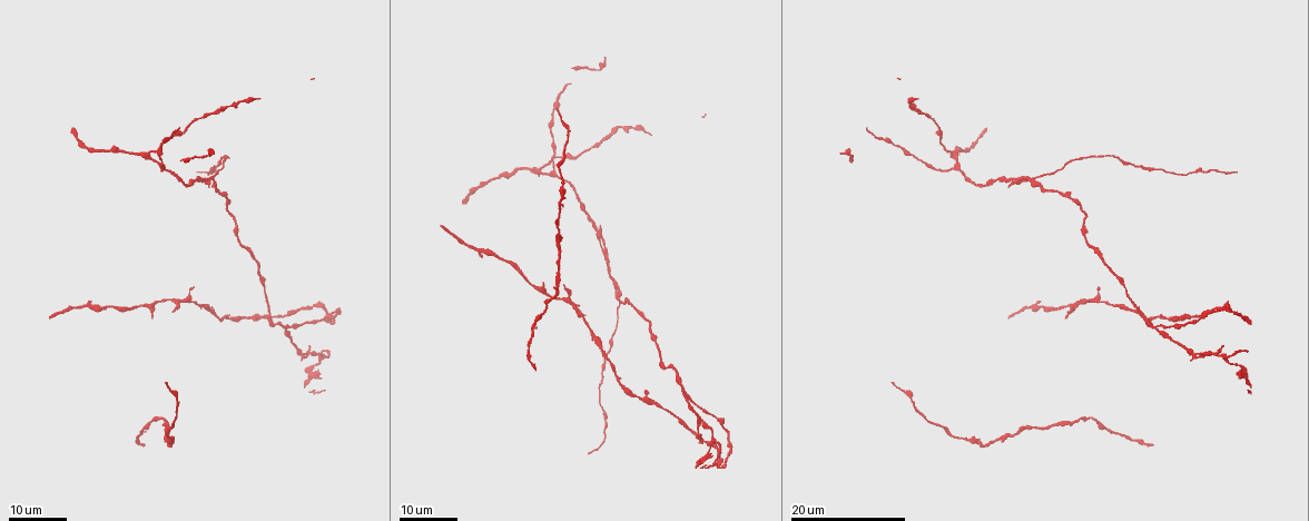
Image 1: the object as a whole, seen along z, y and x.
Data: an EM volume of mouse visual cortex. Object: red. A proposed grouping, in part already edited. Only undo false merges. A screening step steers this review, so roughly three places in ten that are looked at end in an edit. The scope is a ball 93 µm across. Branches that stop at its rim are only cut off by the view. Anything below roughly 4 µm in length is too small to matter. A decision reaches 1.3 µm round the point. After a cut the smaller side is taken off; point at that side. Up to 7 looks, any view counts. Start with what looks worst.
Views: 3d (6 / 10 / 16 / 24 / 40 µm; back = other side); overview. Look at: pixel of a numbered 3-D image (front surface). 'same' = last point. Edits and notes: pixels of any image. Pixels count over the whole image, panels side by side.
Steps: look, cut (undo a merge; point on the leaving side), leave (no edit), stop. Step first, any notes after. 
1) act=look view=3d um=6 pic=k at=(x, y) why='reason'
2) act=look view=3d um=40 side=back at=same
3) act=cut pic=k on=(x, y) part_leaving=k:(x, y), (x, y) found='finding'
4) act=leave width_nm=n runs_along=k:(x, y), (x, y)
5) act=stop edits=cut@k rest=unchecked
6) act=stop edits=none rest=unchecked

act=look view=3d um=24 pic=1 at=(956, 167) why='looks like a crossing'

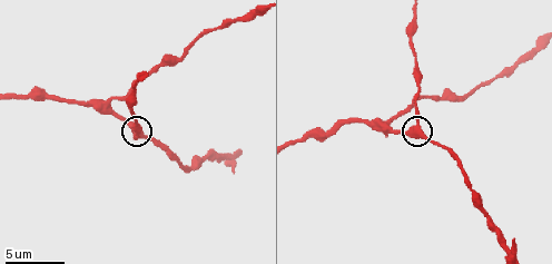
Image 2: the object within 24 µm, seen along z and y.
act=look view=3d um=10 pic=2 at=(415, 126)

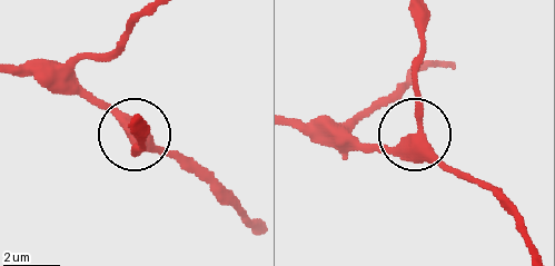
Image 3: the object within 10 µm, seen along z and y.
act=leave width_nm=380 found='continuous, no second neuron'

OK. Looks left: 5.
act=look view=3d um=24 pic=1 at=(715, 440) why='three-way junction'

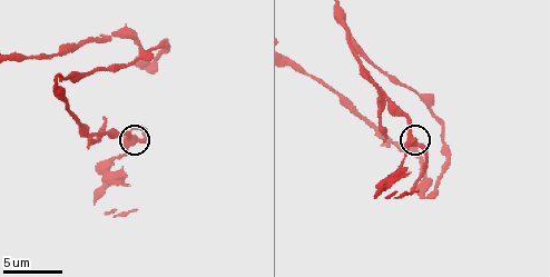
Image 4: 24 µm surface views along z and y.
act=look view=3d um=10 pic=4 at=(131, 142)

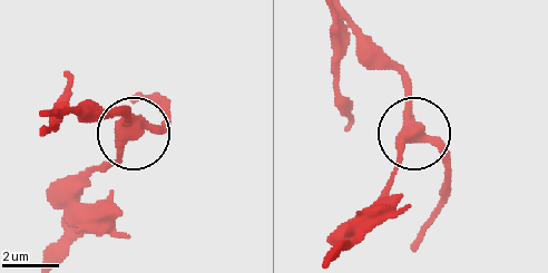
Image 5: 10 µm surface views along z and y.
act=leave width_nm=410 runs_along=5:(336, 12), (403, 85), (411, 128), (437, 149), (449, 183) found='one neuron here'

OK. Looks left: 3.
act=look view=3d um=6 pic=4 at=(56, 80) why='side arm on a straight run'

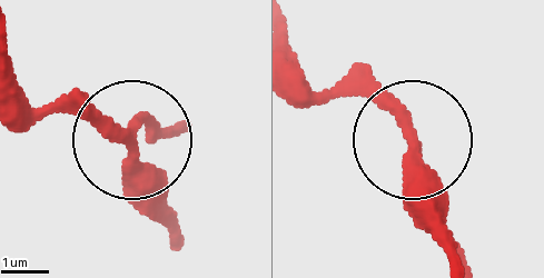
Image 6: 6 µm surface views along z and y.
act=look view=3d um=6 side=back pic=6 at=(128, 143)

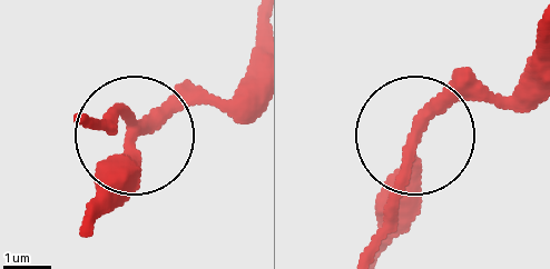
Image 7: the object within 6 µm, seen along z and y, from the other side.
act=leave runs_along=7:(365, 246), (413, 146), (409, 230) found='one neuron here'

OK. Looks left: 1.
act=stop edits=none rest=unchecked

